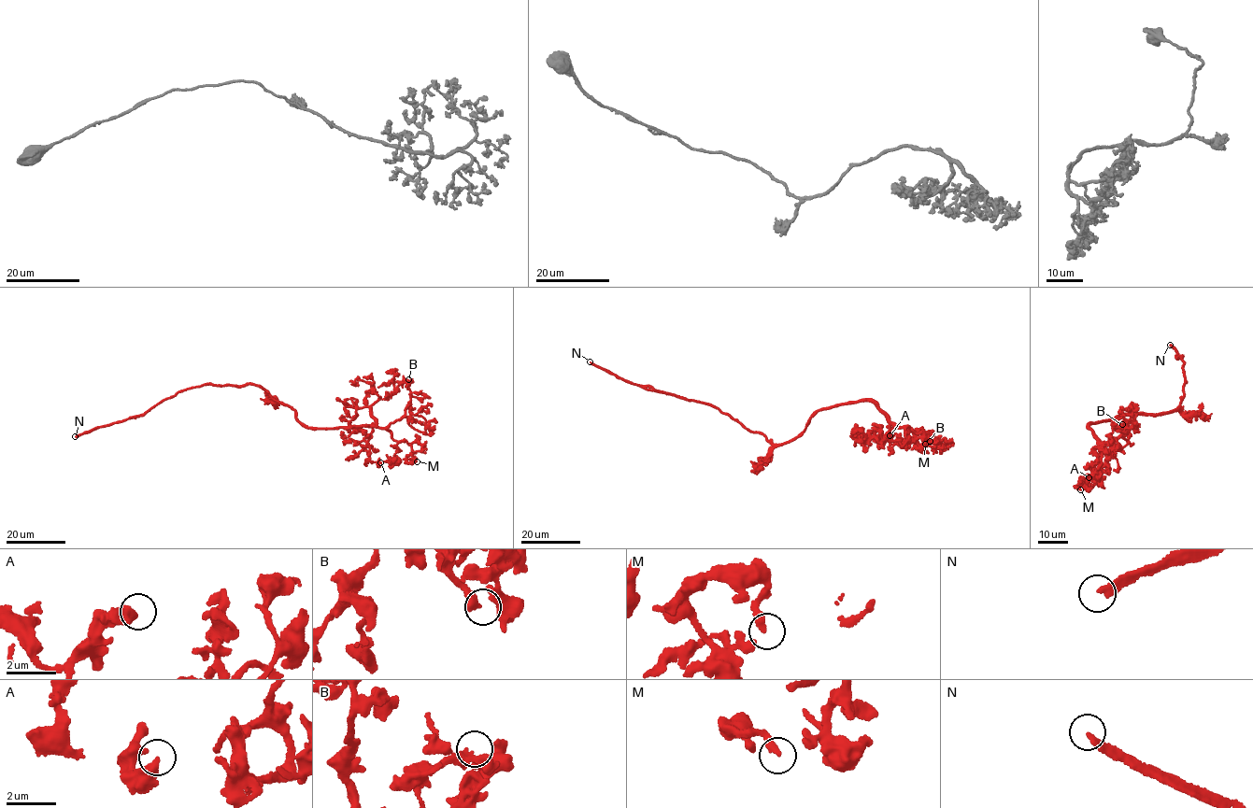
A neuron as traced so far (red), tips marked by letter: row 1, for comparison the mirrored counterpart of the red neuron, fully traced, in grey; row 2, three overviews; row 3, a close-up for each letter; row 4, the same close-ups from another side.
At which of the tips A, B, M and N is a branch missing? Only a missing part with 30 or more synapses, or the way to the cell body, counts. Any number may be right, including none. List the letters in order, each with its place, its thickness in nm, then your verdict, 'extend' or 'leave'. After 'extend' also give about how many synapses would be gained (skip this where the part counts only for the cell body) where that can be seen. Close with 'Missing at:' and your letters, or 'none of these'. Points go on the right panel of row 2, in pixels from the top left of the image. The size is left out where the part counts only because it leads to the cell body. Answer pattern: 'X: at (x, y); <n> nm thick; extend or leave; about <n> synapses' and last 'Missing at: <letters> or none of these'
A: at (1089, 477); 440 nm thick; leave
B: at (1122, 424); 280 nm thick; leave
M: at (1080, 489); 220 nm thick; leave
N: at (1170, 345); 280 nm thick; leave
Missing at: none of these

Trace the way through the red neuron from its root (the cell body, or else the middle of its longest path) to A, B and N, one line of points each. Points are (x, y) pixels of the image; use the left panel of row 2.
A: (285, 404), (307, 427), (334, 429), (373, 423), (367, 441), (370, 460), (380, 462)
B: (285, 404), (307, 427), (386, 428), (405, 413), (410, 392), (403, 382), (408, 379)
N: (285, 404), (252, 385), (202, 384), (179, 390), (142, 416), (98, 427), (75, 436)

